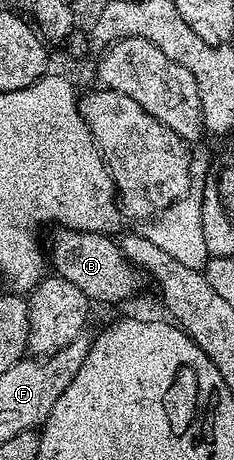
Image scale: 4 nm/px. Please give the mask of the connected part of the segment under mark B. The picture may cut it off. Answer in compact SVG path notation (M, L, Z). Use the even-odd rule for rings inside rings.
M58 227L50 235L48 243L48 261L53 274L72 281L91 301L98 299L102 303L122 303L134 295L134 282L139 272L133 263L127 261L121 246L114 243L109 234L100 231L77 231L67 227Z

